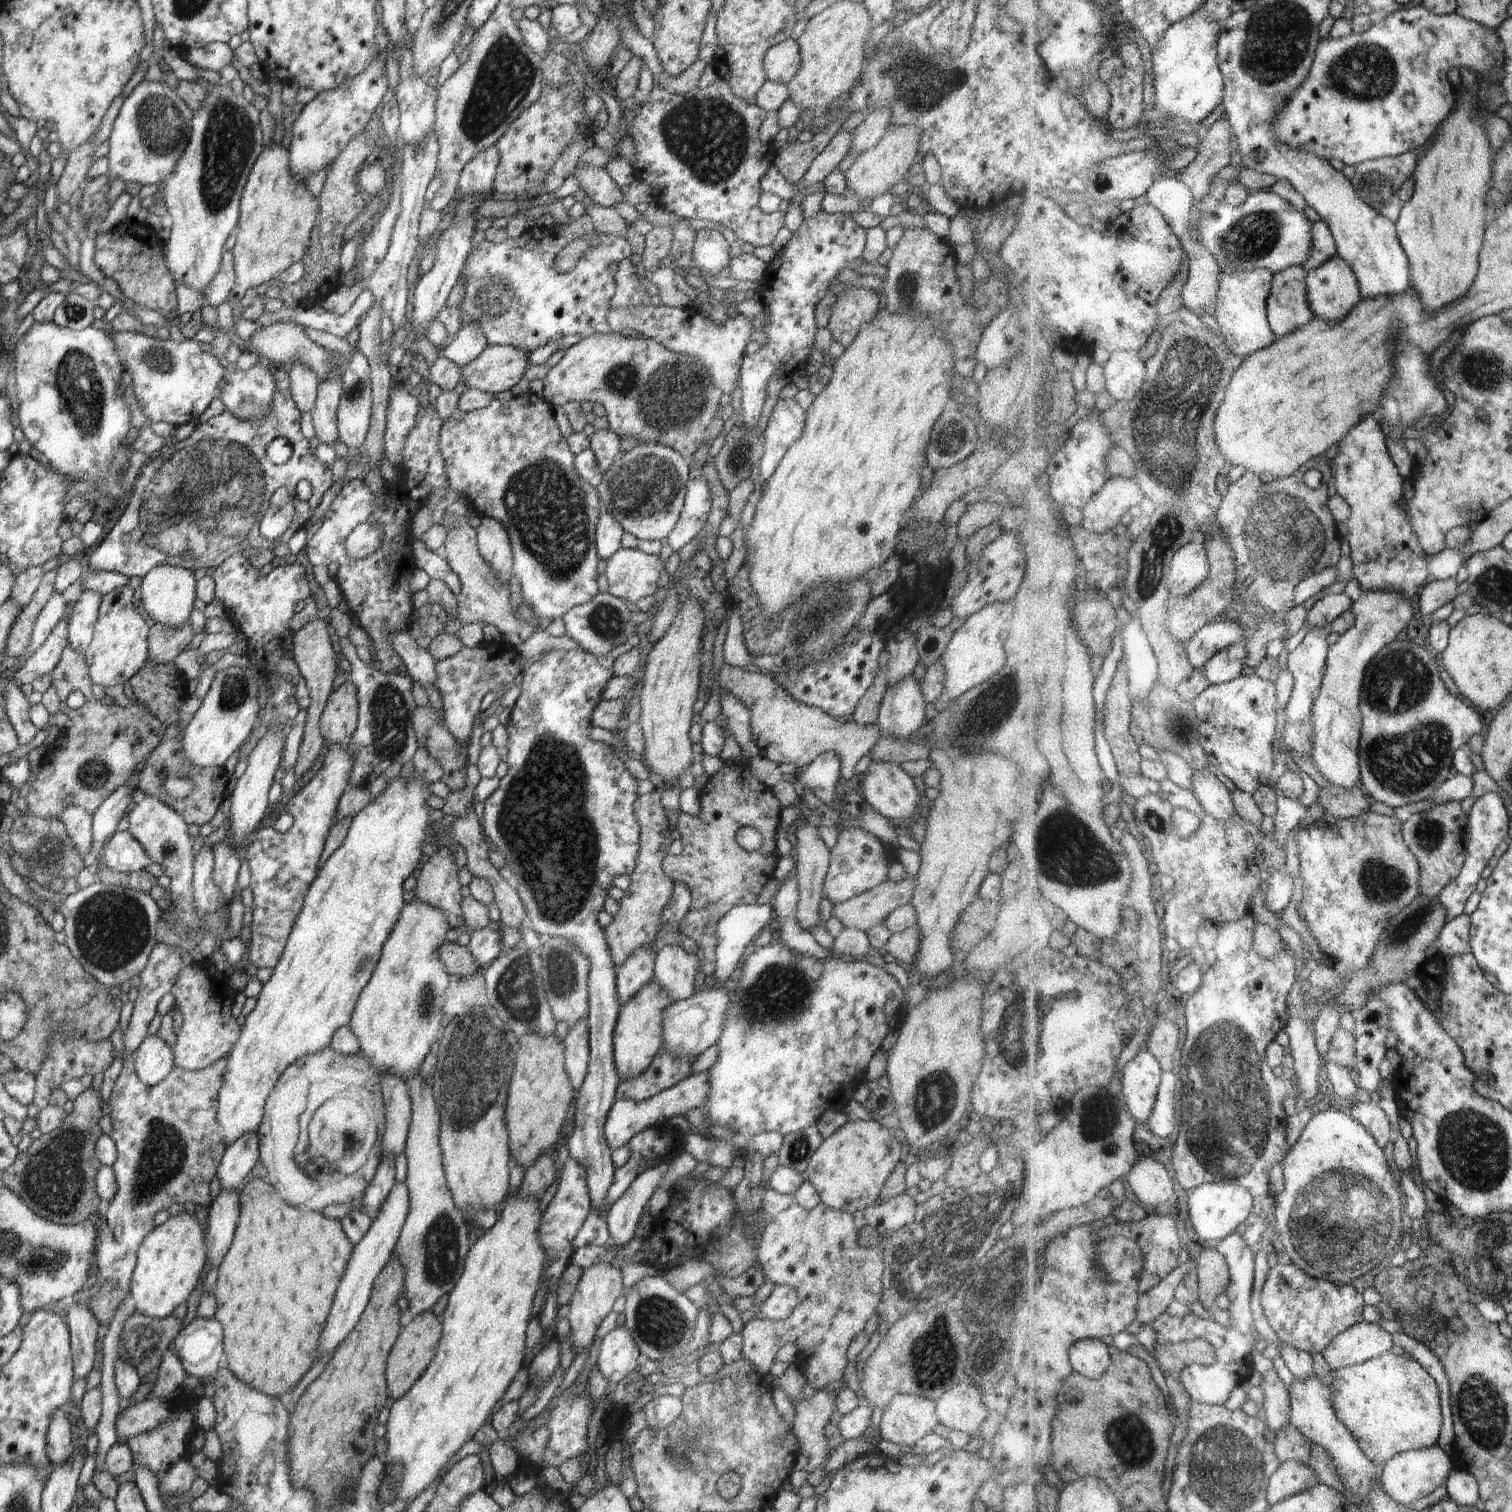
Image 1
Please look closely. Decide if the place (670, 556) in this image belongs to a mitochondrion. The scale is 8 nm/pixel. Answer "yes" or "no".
no

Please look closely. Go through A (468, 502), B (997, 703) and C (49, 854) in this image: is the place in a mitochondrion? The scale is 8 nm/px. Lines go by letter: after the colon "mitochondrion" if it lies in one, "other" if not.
A: other
B: mitochondrion
C: mitochondrion

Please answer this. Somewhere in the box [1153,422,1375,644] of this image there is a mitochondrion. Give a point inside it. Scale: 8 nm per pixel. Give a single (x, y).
(1308, 547)

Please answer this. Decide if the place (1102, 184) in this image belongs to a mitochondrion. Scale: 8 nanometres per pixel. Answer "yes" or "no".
no

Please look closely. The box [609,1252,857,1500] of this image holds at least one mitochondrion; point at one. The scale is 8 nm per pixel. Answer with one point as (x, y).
(680, 1448)

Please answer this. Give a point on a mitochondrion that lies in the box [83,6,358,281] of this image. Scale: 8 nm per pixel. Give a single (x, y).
(227, 141)

